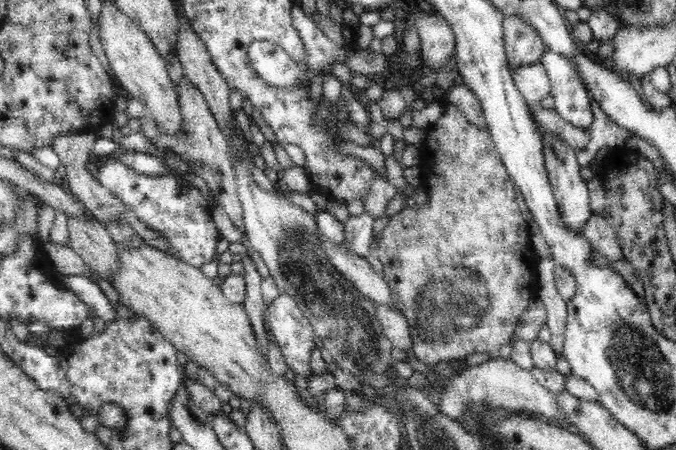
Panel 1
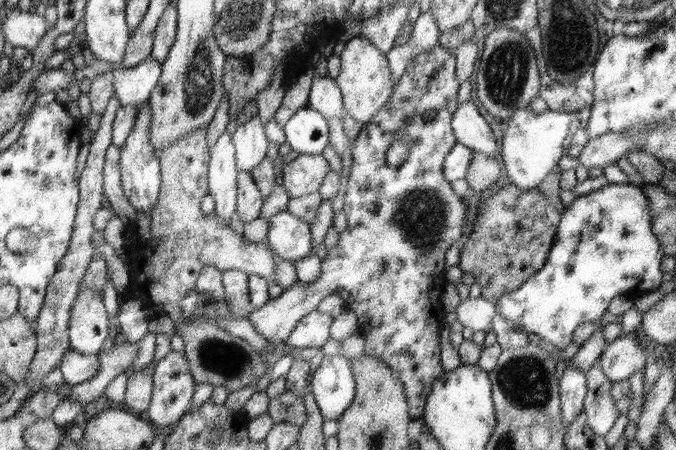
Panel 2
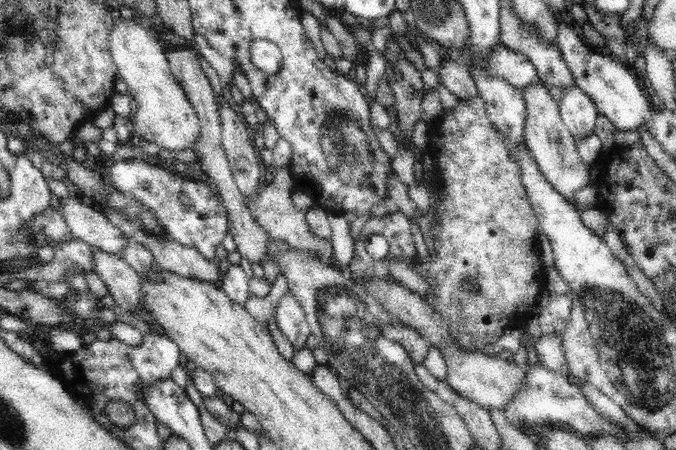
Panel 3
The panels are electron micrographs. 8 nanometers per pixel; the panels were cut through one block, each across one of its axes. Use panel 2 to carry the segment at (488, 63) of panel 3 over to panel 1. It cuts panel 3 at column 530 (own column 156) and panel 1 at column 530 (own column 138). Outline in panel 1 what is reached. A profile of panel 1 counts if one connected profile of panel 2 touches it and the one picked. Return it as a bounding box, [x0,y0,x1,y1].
[511,62,551,107]

